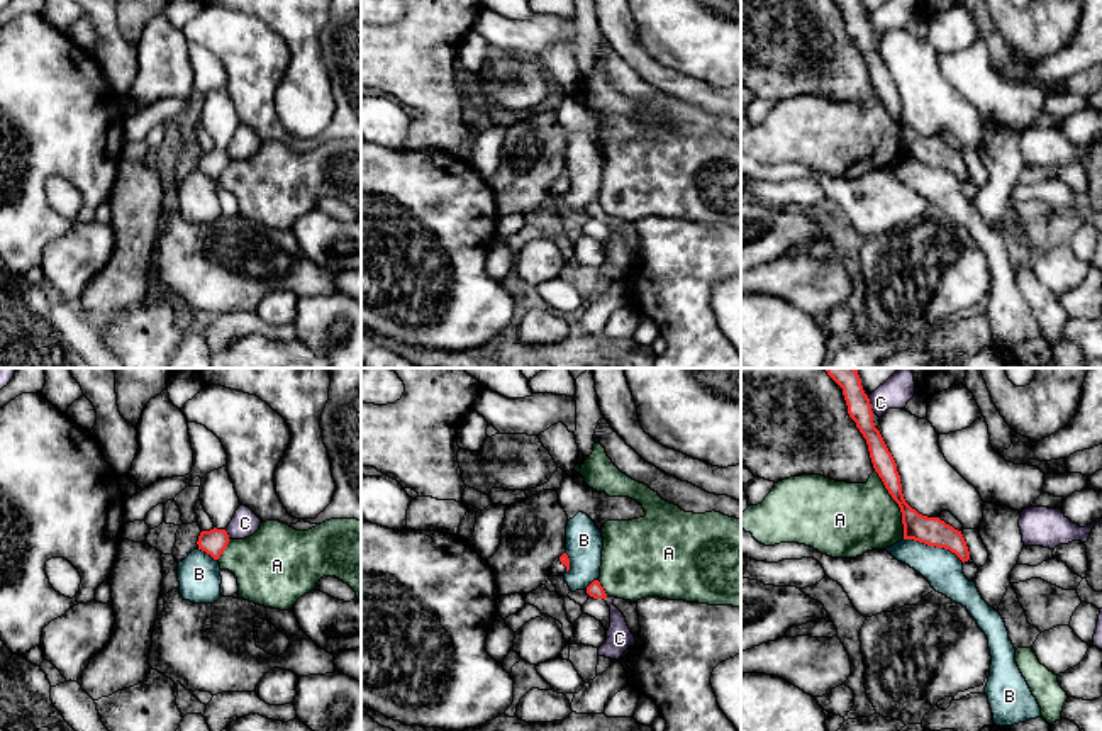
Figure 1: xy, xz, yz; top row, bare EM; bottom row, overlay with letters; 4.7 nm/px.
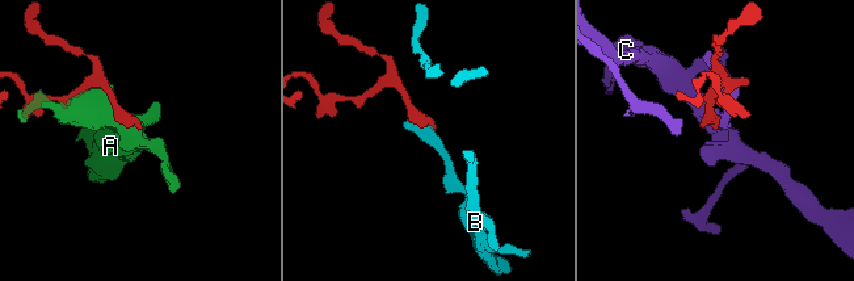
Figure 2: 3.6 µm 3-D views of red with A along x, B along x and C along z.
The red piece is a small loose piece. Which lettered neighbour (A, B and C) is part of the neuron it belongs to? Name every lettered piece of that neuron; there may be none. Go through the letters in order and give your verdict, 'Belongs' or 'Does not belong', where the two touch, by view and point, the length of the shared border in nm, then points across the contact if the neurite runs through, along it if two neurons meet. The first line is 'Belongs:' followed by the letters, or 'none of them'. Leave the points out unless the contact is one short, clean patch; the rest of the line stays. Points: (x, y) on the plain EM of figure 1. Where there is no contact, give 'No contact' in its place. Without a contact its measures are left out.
Belongs: none of them
A: Does not belong. Touches red at yz (897, 122). Shared border 360 nm
B: Does not belong. Touches red at yz (935, 165). Shared border 300 nm. Boundary: yz (904, 158), (948, 168), (963, 182)
C: Does not belong. Touches red at yz (870, 26). Shared border 70 nm

